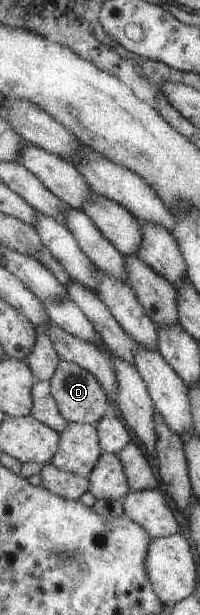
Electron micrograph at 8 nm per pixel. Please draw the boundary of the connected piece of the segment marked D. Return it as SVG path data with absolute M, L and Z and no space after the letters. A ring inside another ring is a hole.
M62 358L62 362L58 364L58 370L50 381L60 412L68 422L96 425L107 414L110 414L111 402L102 384L92 372L88 372L79 364Z

